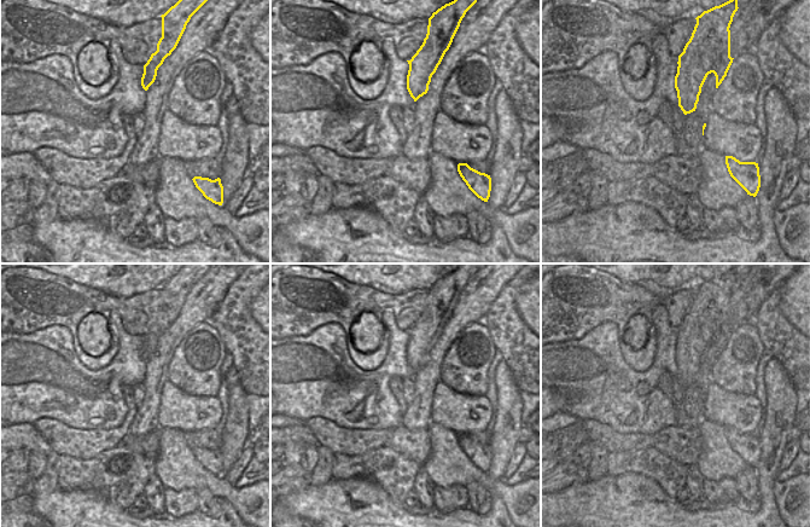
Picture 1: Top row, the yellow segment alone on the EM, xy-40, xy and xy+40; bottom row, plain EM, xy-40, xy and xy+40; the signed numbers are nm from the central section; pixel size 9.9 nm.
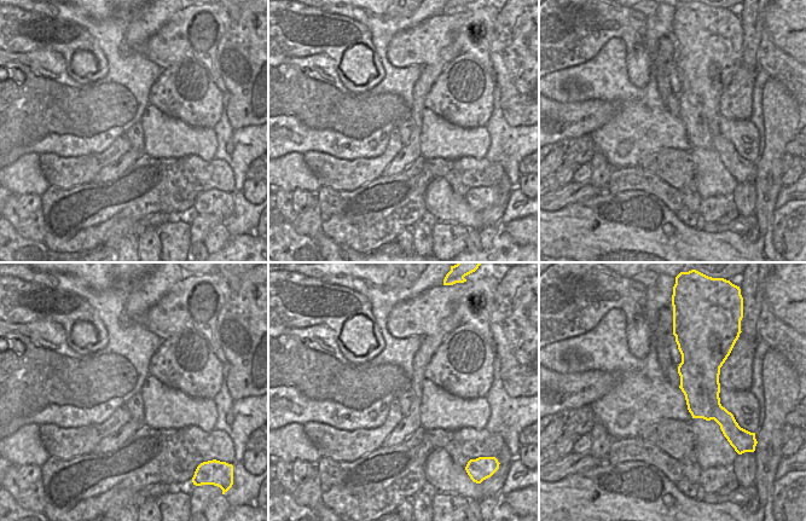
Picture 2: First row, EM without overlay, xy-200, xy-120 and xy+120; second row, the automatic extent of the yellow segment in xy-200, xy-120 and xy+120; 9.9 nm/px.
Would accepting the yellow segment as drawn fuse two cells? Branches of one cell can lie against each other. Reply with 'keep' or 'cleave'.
cleave

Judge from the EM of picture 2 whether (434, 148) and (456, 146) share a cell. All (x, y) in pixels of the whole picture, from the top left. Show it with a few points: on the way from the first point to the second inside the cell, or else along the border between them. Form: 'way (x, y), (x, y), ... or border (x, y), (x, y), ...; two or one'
way (439, 146), (451, 146); one

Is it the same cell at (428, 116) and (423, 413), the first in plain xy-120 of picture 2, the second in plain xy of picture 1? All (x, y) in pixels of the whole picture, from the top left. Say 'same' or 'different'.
different

